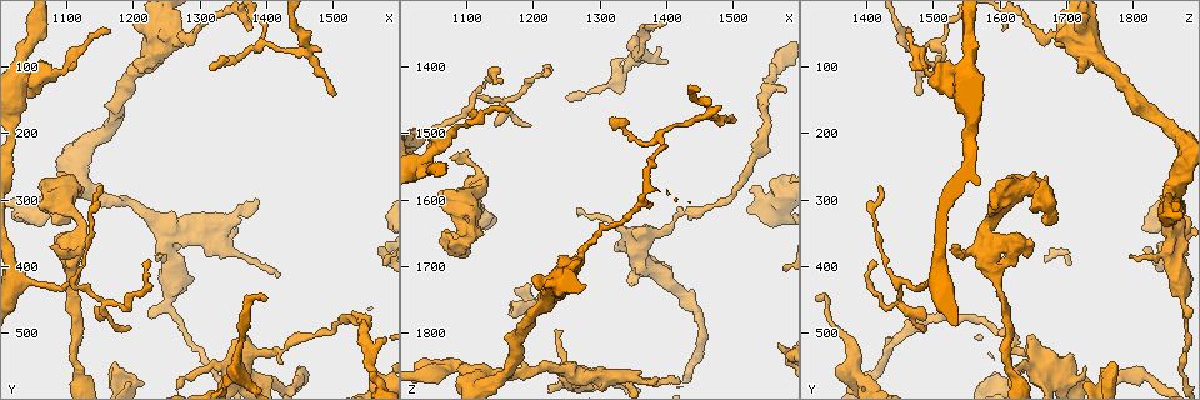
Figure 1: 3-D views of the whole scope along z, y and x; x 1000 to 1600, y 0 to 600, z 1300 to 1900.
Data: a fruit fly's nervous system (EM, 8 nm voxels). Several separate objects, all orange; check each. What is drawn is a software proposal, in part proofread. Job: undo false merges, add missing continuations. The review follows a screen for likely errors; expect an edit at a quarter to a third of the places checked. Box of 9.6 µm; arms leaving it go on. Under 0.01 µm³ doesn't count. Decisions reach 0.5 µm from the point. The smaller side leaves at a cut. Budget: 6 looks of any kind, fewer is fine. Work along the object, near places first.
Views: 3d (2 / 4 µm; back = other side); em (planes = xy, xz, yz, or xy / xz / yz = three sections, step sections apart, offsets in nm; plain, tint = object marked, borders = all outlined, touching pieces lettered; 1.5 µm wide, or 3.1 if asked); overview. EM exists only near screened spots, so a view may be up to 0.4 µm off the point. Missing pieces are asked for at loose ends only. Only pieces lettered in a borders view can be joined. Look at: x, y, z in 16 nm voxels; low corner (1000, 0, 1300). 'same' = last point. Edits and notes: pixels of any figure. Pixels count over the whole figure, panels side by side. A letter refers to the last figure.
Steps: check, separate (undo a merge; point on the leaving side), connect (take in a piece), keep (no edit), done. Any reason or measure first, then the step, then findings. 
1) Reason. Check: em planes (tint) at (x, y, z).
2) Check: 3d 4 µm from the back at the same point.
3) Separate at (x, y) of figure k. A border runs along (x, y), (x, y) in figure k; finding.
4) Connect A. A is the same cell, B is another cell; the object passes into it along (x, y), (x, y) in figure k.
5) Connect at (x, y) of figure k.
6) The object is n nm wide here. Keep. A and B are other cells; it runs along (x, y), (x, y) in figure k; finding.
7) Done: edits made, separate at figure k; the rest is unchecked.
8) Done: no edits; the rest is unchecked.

Stops while still wide. Check: 3d 2 µm at (1350, 530, 1710).

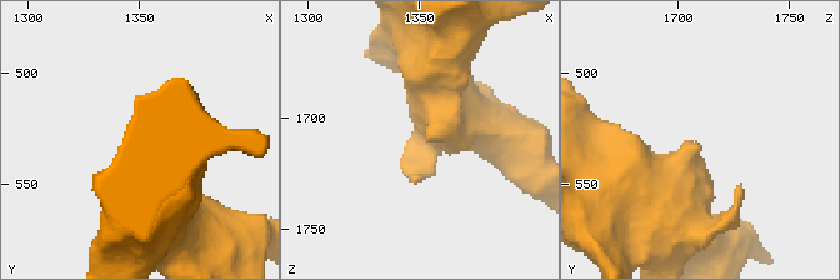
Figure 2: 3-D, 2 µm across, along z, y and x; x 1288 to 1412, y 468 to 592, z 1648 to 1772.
Check: em planes (borders) at (1353, 533, 1708).

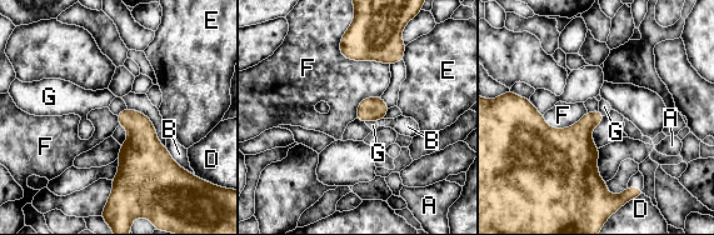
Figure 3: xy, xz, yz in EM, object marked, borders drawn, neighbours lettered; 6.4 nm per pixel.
Keep. A, B, D, E, F and G are other cells; a border runs along (344, 31), (345, 58), (389, 66) in figure 3; no lettered piece goes on from it.

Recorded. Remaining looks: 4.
Abrupt turn. Check: 3d 2 µm at (1055, 105, 1525).

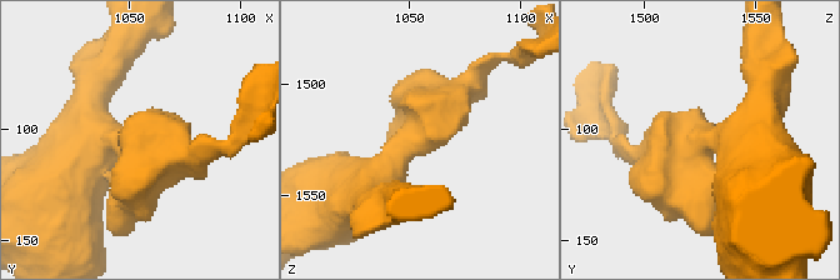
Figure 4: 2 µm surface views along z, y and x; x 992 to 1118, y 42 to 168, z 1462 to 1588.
Shape alone is not enough. Check: em xz step 4 (tint) at (1056, 105, 1521).

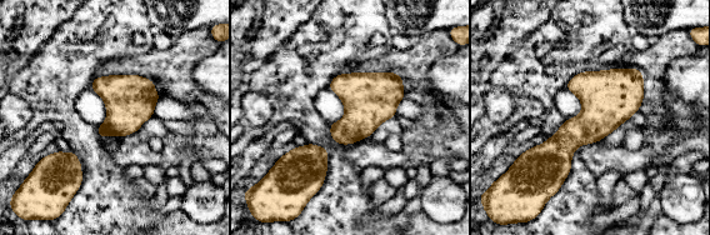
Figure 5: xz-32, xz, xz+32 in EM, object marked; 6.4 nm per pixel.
Check: em planes (borders) at the same point.

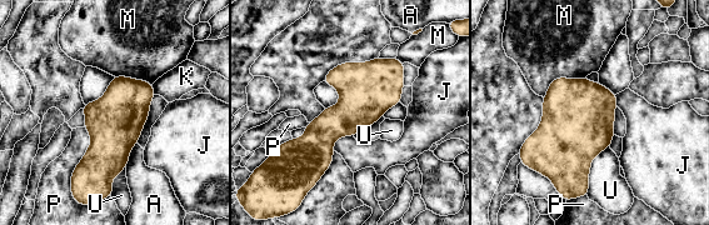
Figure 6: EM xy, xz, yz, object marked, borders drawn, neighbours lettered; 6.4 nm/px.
Keep. A, J, K, M, P and U are other cells; a border runs along (609, 146), (592, 161), (587, 195) in figure 6; one cell here.

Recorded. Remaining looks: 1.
Free end. Check: em planes (borders) at (1315, 105, 1480).

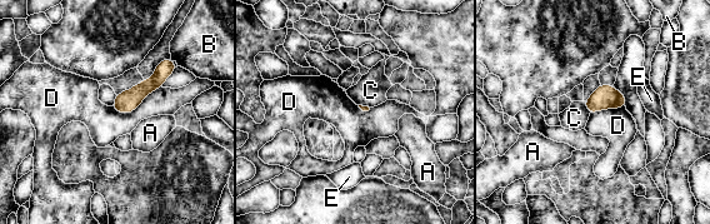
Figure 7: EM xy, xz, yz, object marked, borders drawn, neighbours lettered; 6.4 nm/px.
Keep. A, B, C, D and E are other cells; it runs along (170, 63), (149, 85), (116, 105) in figure 7; no lettered piece goes on from it.

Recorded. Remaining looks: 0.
Done: no edits; the rest is unchecked.

